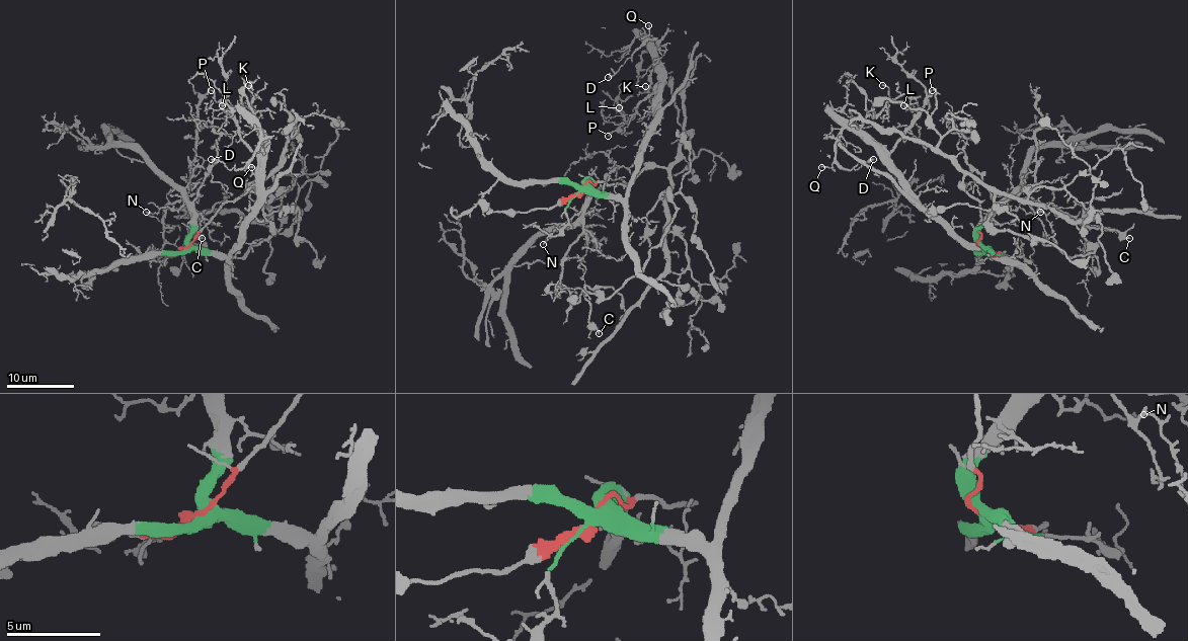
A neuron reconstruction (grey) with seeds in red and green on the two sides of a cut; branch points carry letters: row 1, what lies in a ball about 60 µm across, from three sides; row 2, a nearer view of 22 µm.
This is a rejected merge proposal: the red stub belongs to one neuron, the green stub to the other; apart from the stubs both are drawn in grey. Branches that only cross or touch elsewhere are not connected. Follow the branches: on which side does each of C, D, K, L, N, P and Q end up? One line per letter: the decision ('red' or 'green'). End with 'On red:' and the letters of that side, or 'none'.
C: red
D: green
K: green
L: green
N: green
P: green
Q: green
On red: C

